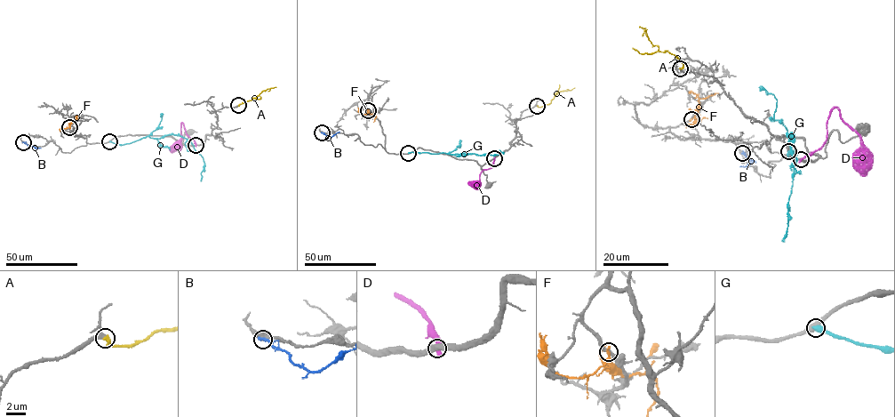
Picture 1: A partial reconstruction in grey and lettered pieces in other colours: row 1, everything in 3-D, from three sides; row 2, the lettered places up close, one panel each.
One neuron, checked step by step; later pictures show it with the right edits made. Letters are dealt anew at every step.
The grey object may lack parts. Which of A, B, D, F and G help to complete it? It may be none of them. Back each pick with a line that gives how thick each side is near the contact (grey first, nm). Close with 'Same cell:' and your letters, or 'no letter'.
A: 300/400 nm
Same cell: A

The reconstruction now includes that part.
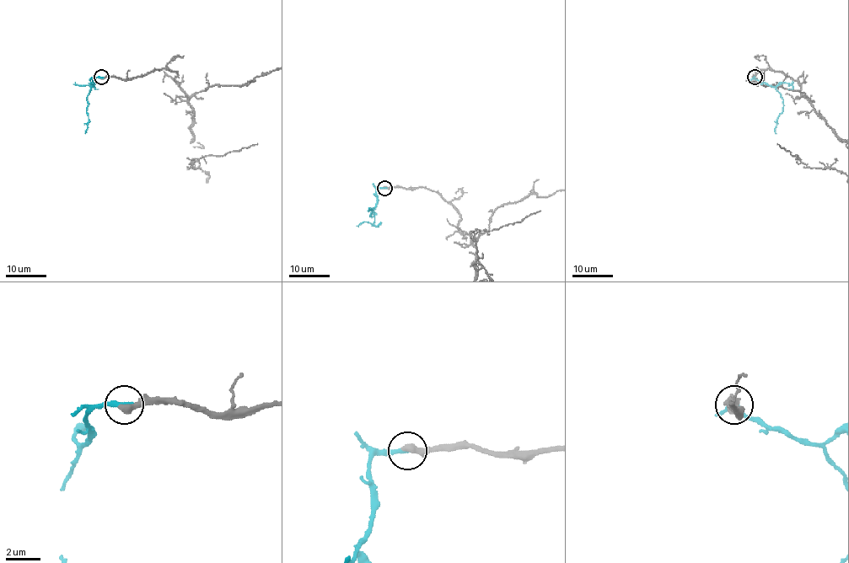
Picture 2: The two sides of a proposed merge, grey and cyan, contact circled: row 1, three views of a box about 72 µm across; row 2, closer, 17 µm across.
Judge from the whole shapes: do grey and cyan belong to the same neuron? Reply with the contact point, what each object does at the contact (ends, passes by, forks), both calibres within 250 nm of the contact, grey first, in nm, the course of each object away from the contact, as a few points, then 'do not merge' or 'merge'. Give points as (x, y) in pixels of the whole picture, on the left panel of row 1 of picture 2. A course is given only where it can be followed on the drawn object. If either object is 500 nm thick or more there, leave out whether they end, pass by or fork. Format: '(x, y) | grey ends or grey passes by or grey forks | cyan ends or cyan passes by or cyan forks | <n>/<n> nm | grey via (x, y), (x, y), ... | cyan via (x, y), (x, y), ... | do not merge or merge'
(101, 77) | grey ends | cyan ends | 460/280 nm | cyan via (101, 77), (93, 79), (93, 86), (88, 93), (85, 133) | merge

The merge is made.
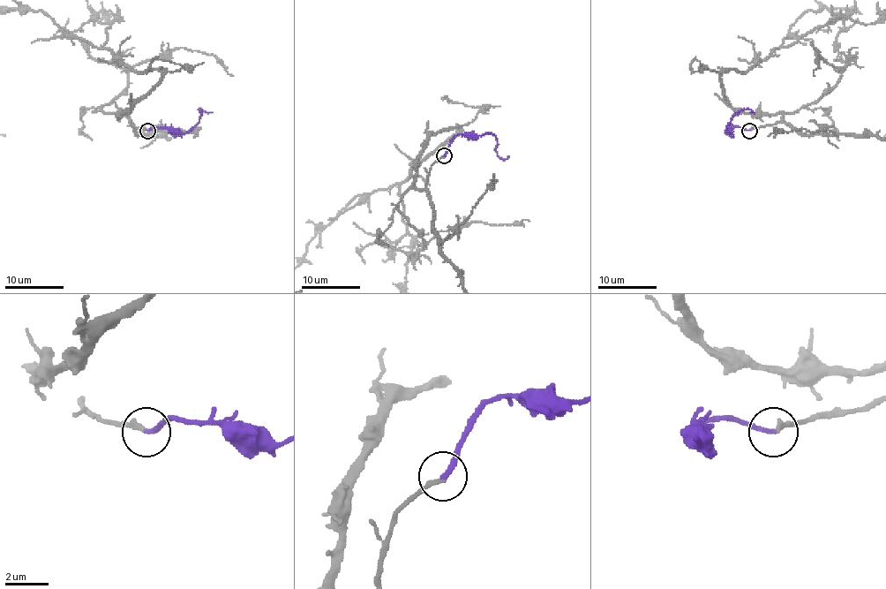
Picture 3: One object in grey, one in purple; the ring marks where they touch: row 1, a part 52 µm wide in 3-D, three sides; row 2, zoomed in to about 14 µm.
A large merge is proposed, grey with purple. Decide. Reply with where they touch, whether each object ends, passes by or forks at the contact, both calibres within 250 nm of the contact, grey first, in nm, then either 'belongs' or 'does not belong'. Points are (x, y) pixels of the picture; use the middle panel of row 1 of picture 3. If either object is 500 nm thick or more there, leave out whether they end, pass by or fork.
place (444, 155); grey ends; purple ends; calibres 220 and 220 nm; belongs

